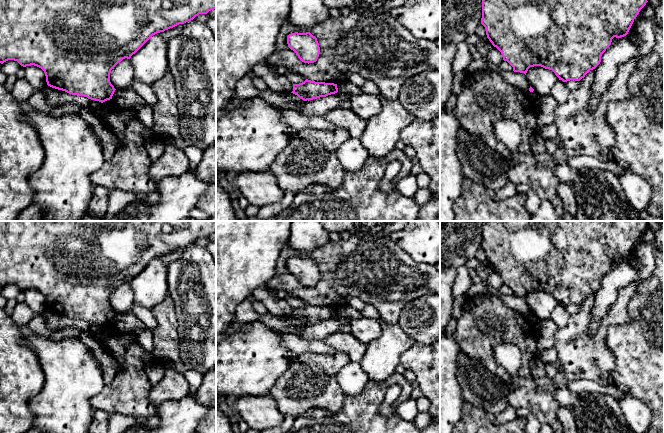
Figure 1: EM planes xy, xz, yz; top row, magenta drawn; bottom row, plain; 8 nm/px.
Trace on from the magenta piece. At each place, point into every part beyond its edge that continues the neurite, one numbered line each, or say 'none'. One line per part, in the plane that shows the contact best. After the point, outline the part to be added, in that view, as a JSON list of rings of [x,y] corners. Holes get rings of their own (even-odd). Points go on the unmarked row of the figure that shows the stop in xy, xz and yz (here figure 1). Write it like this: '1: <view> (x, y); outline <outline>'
none

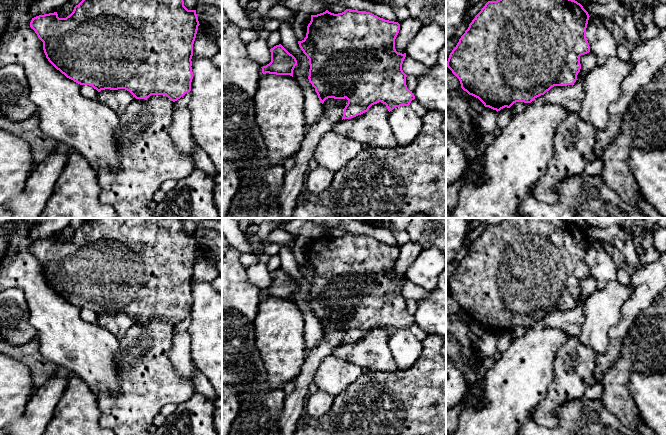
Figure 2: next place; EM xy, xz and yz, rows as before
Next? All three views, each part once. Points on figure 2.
none

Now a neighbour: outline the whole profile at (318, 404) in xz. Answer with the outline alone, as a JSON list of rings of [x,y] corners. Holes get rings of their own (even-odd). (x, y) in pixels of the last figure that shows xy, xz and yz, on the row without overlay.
[[[318,390],[307,396],[304,413],[314,419],[320,419],[329,412],[334,401],[334,396]]]

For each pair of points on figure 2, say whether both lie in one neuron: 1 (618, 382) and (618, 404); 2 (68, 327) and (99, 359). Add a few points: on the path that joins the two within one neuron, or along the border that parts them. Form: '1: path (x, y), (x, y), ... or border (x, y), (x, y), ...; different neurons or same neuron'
1: path (618, 387), (618, 399); same neuron
2: path (74, 335), (91, 352); same neuron

